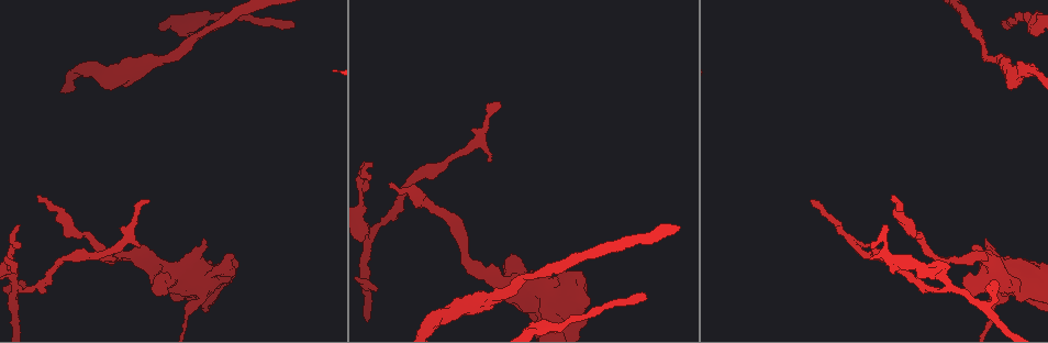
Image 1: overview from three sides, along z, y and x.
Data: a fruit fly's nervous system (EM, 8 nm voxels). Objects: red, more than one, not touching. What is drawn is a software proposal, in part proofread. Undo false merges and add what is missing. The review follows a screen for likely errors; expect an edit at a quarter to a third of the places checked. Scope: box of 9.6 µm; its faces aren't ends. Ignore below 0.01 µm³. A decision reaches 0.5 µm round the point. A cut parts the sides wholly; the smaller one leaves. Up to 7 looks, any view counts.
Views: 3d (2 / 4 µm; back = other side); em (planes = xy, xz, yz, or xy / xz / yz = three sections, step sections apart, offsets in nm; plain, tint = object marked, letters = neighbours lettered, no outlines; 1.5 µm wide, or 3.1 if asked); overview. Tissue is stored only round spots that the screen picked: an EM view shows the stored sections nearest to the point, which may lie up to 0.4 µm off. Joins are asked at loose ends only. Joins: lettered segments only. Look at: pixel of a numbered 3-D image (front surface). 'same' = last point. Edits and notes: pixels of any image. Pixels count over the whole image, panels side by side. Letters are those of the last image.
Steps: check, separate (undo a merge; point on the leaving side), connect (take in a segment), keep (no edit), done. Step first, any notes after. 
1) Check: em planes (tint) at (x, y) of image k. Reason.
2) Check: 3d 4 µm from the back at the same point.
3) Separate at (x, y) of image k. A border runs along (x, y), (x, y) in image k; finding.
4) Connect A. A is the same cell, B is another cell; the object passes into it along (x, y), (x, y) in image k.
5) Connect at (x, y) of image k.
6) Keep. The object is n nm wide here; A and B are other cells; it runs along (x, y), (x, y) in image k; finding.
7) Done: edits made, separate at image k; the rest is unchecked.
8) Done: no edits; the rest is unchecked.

Check: 3d 2 µm at (291, 27) of image 1. Free end.

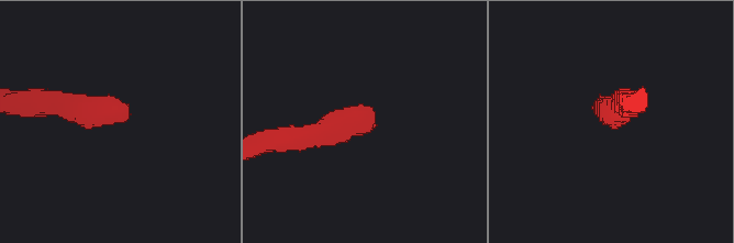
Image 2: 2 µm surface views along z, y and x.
Check: em planes (letters) at (600, 114) of image 2.

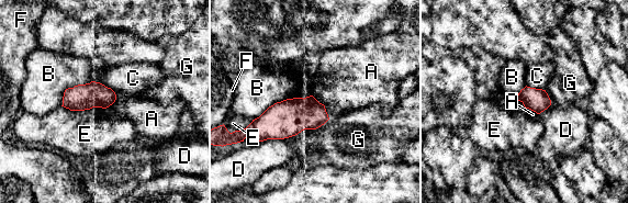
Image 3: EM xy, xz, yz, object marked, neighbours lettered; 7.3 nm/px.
Keep. The object is 190 nm wide here; A, B, C, D, E, F and G are other cells; a border runs along (62, 105), (70, 110), (104, 109) in image 3; no lettered segment goes on from it.

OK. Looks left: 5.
Check: 3d 2 µm from the back at (146, 203) of image 1. Free end.

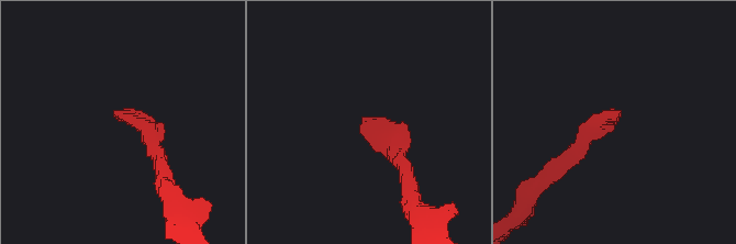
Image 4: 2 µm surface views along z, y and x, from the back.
Check: em planes (letters) at (362, 118) of image 4.

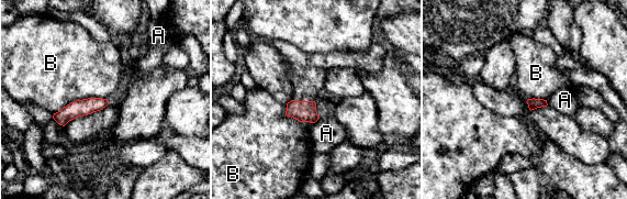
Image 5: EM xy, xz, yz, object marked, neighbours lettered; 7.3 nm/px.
Keep. The longest contact is with B, 420 nm; A and B are other cells; a border runs along (107, 99), (76, 99), (53, 113) in image 5; none of them fits.

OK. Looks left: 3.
Check: em yz step 8 (tint) at (555, 279) of image 1. Stops while still wide.

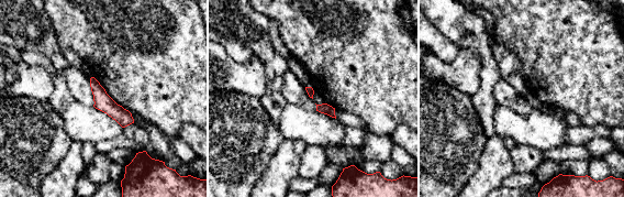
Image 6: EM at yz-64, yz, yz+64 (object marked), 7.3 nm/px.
Check: em planes (letters) at the same point. Cut it another way.

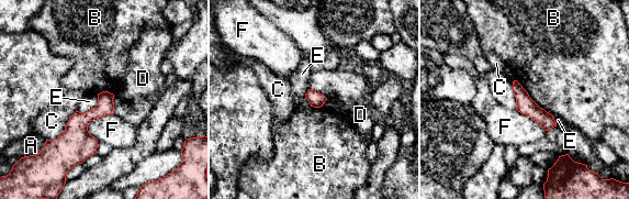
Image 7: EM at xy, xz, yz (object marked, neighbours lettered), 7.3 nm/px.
Keep. A, B, C, D, E and F are other cells; it runs along (515, 84), (523, 99), (552, 123) in image 7; no lettered segment goes on from it.

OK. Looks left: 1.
Done: no edits; the rest is unchecked.

